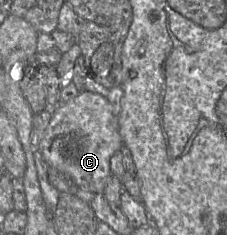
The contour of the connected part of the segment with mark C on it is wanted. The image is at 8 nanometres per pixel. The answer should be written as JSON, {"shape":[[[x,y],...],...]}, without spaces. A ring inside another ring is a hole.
{"shape":[[[83,90],[72,100],[53,109],[40,152],[48,166],[69,177],[78,188],[99,194],[104,193],[112,176],[111,157],[122,147],[119,114],[114,112],[106,97]]]}

